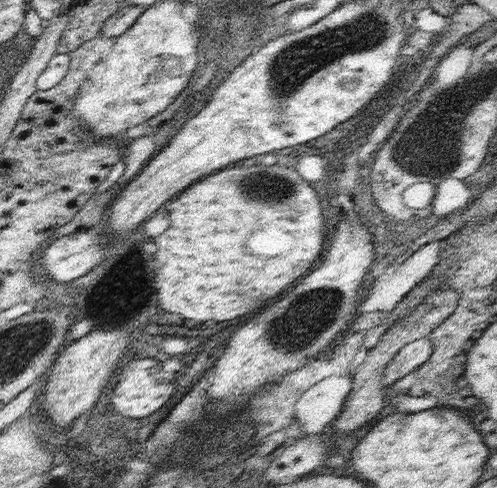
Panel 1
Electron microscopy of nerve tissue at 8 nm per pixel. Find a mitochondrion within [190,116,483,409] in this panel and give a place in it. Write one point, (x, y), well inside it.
(307, 318)

